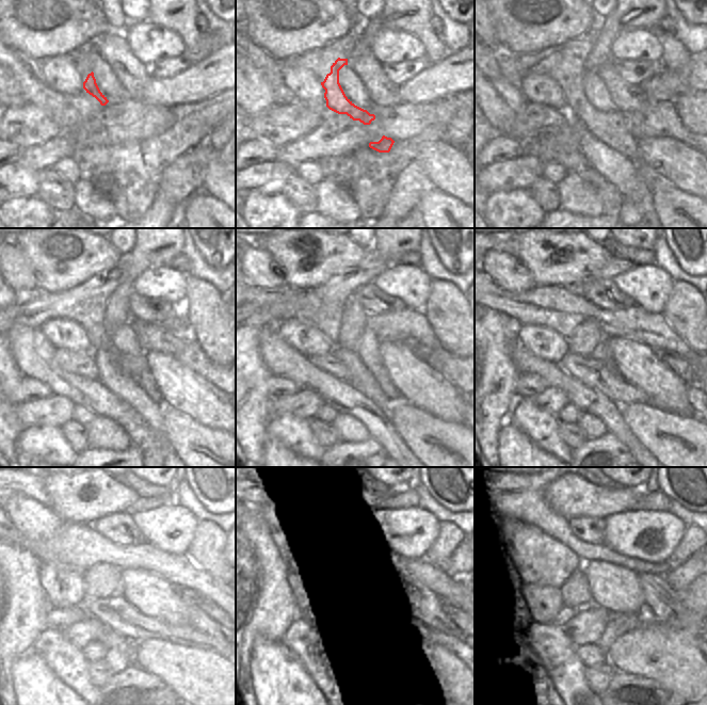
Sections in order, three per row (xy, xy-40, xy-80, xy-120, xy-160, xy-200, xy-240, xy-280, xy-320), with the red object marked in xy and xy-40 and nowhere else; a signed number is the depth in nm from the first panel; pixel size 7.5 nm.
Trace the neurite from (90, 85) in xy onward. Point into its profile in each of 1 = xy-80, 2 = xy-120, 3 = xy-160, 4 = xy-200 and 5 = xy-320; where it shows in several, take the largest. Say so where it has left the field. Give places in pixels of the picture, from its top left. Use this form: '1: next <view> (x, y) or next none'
1: next xy-80 (609, 127)
2: next xy-120 (94, 322)
3: next xy-160 (333, 313)
4: next xy-200 (652, 329)
5: next xy-320 (587, 551)

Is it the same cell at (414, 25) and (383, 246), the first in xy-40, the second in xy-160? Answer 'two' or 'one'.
one

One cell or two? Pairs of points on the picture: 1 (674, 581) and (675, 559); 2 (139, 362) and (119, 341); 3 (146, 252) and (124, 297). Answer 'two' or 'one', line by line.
1: two
2: one
3: one

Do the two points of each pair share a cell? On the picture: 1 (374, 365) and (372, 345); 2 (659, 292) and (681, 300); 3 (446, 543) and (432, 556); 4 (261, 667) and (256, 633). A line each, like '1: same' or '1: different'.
1: same
2: different
3: same
4: different

